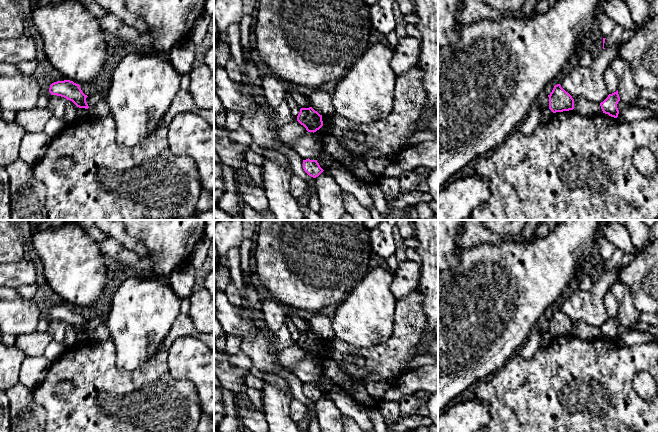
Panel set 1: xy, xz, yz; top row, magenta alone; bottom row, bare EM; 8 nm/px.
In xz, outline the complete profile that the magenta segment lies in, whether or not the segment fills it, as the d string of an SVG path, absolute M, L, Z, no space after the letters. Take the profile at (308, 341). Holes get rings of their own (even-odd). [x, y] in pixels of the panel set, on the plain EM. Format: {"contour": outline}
{"contour": "M312 331L301 332L297 340L297 345L303 349L308 356L316 356L323 350L322 339Z"}

